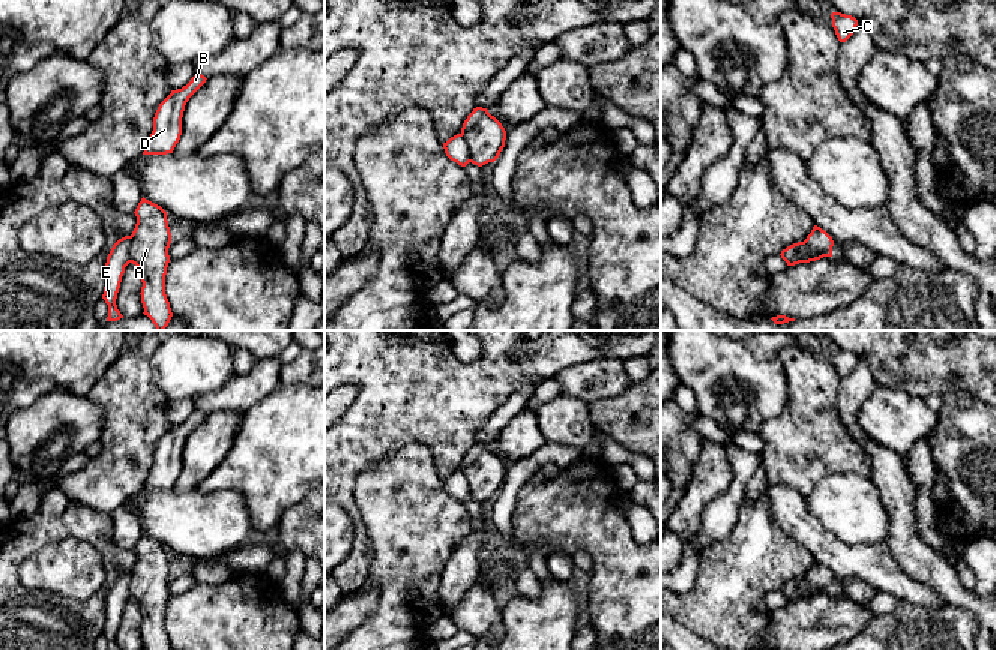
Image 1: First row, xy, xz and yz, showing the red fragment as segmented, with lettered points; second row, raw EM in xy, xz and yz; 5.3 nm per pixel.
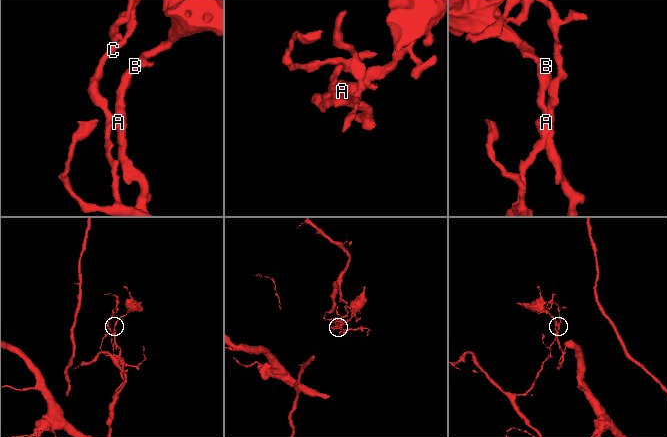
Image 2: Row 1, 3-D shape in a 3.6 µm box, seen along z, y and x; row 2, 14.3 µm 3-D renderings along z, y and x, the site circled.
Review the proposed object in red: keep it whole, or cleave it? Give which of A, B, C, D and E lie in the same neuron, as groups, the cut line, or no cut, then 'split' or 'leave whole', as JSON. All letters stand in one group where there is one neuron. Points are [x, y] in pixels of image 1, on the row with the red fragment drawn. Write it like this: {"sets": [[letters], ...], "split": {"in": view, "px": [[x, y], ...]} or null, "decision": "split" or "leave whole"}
{"sets": [["A", "B", "D"], ["C", "E"]], "split": {"in": "xz", "px": [[461, 132], [470, 161]]}, "decision": "split"}

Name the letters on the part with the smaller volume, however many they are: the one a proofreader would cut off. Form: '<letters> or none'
A, B, D

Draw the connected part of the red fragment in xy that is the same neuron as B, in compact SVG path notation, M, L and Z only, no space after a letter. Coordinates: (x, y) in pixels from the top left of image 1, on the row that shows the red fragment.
M195 74L186 86L171 90L171 93L159 104L153 117L153 131L143 155L173 153L182 135L185 105L206 80L204 75Z

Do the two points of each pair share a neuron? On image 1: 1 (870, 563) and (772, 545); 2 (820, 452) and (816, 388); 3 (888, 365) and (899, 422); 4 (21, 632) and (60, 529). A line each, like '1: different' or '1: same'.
1: different
2: same
3: different
4: same

